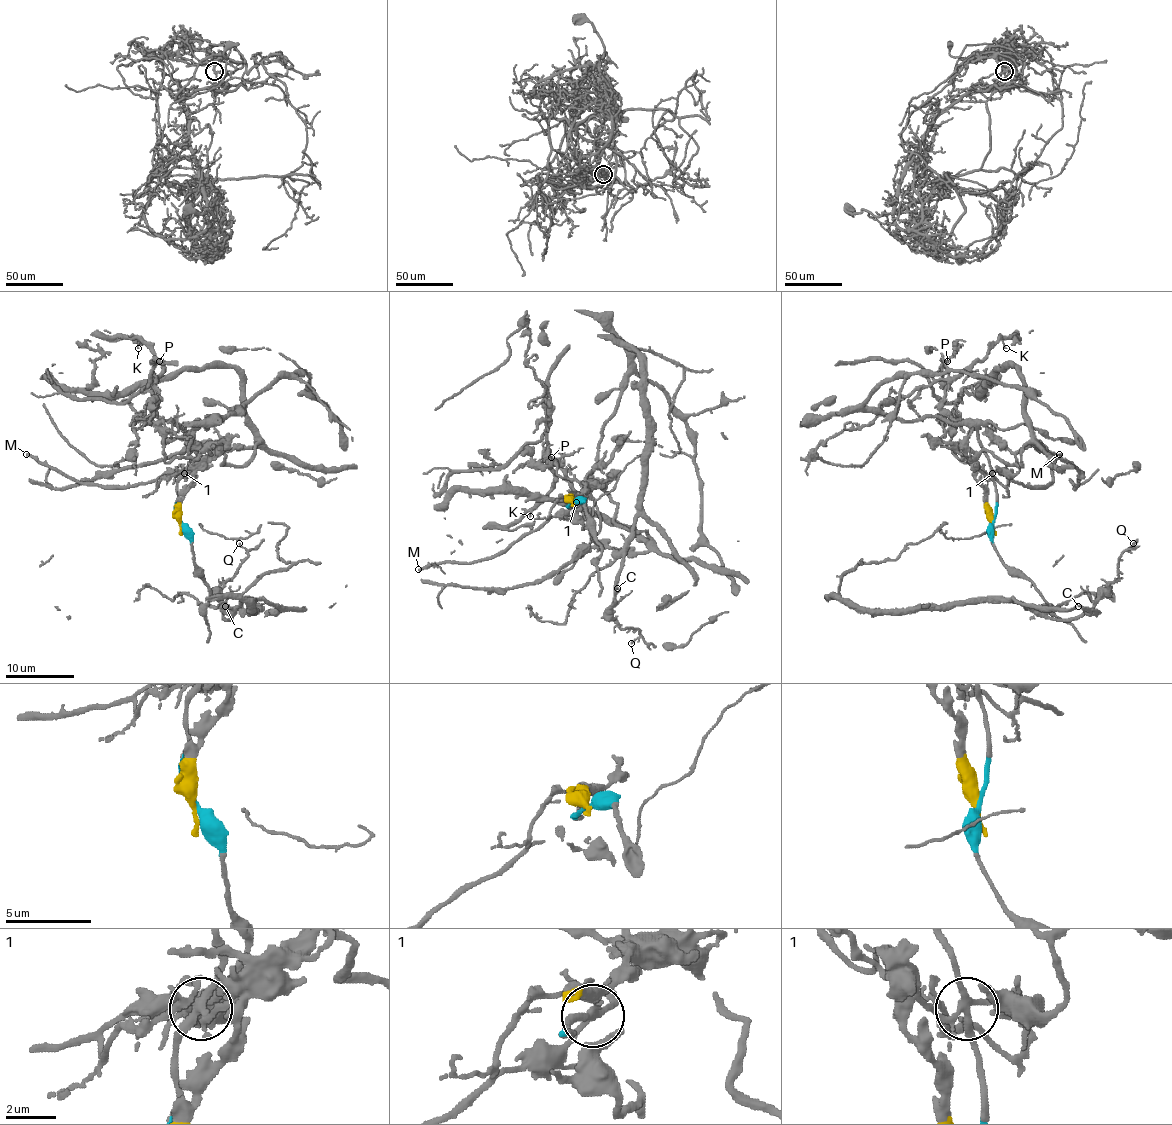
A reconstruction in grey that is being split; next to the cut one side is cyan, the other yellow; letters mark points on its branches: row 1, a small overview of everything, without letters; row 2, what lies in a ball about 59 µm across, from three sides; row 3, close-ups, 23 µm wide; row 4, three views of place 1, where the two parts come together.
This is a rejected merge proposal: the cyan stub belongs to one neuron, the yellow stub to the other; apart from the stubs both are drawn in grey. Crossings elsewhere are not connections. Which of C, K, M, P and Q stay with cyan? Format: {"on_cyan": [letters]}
{"on_cyan": ["C", "Q"]}

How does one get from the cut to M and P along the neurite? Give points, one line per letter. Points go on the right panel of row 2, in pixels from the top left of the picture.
M: (993, 523), (988, 491), (979, 472), (989, 475), (1001, 472), (1025, 486), (1046, 486), (1052, 480), (1059, 453)
P: (993, 523), (976, 463), (971, 458), (962, 462), (954, 451), (950, 416), (942, 407), (947, 361)

